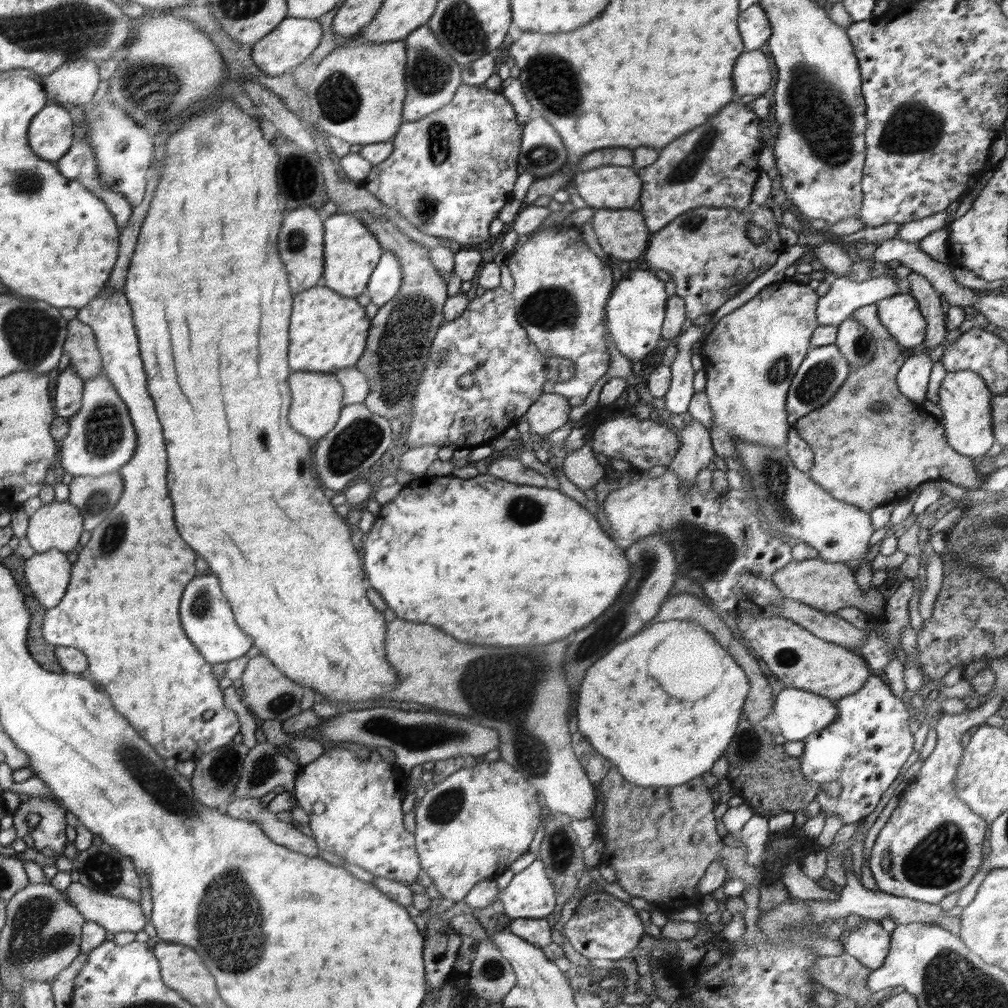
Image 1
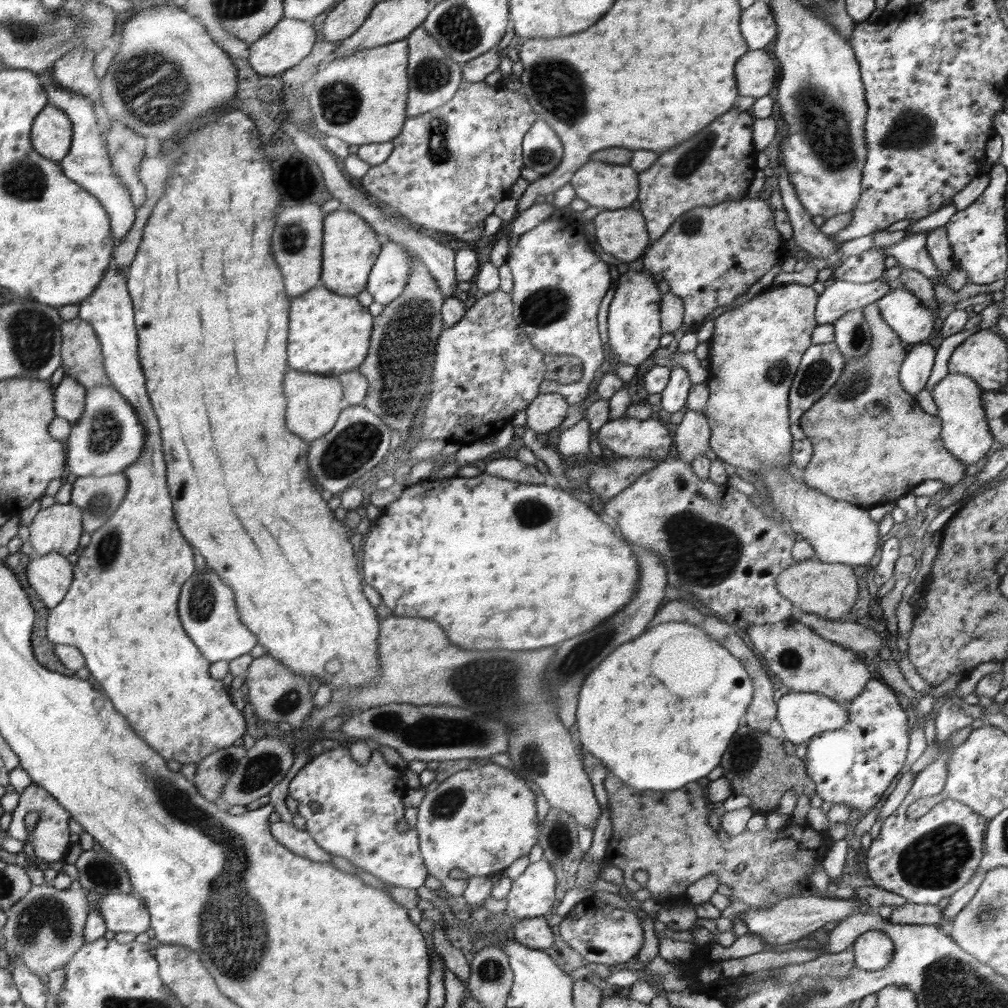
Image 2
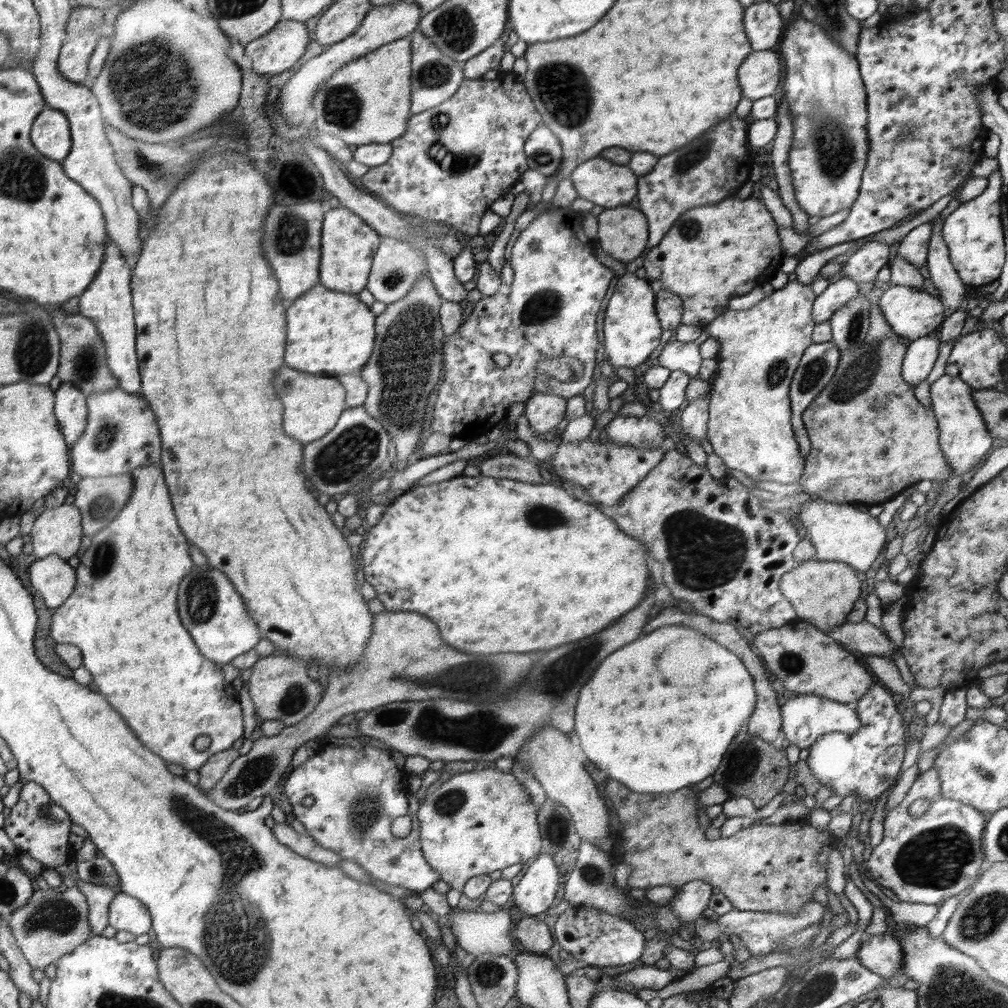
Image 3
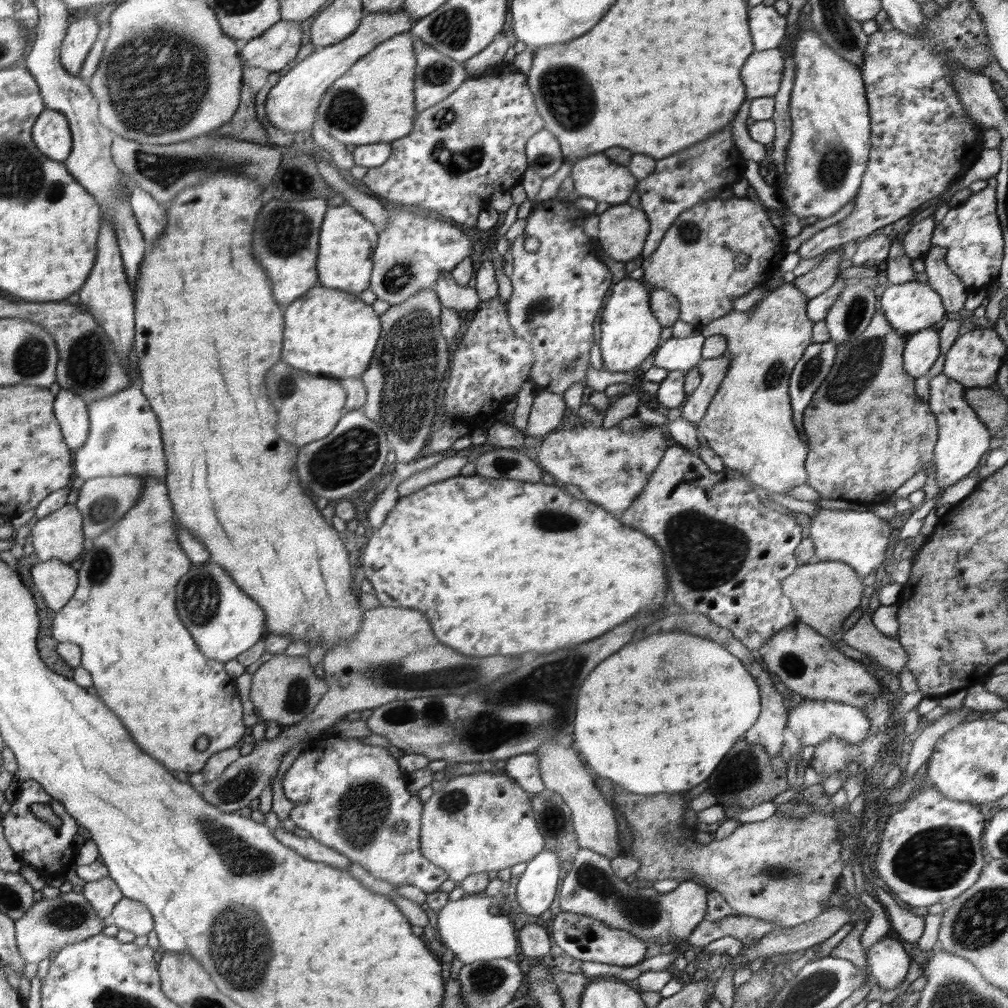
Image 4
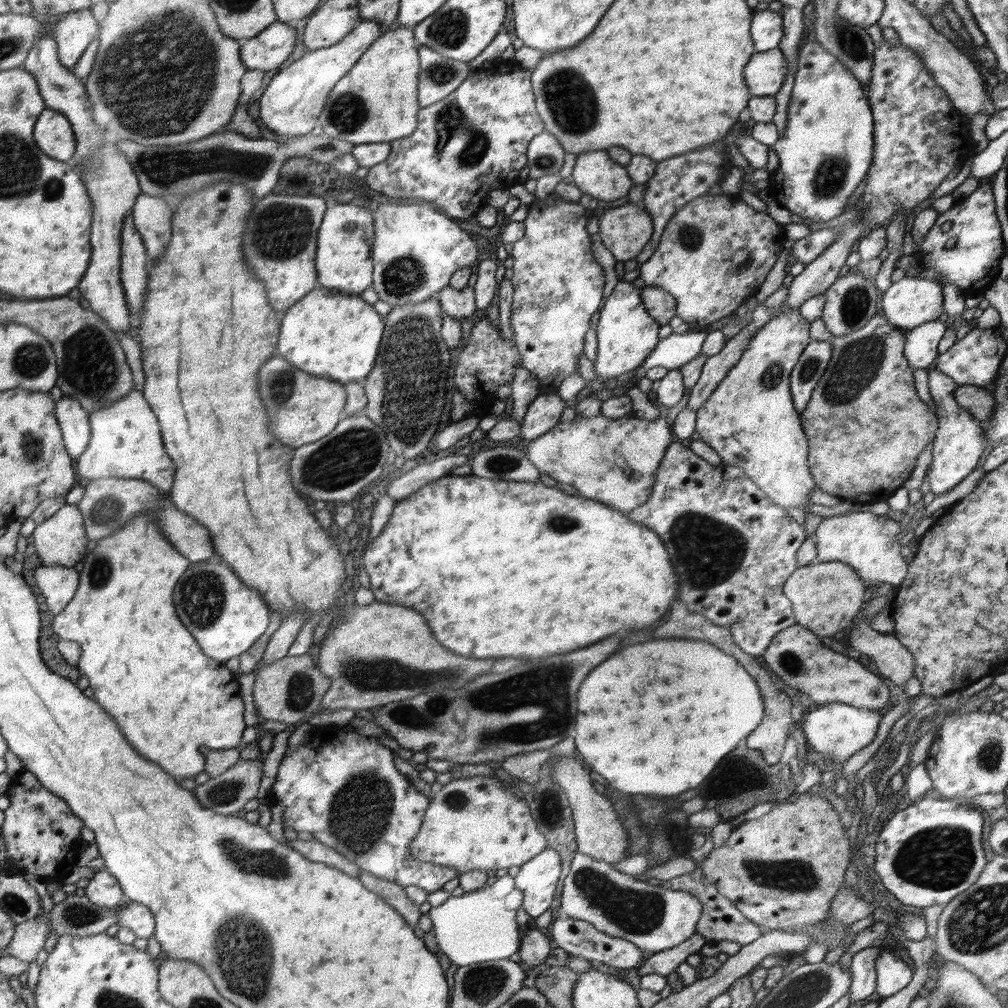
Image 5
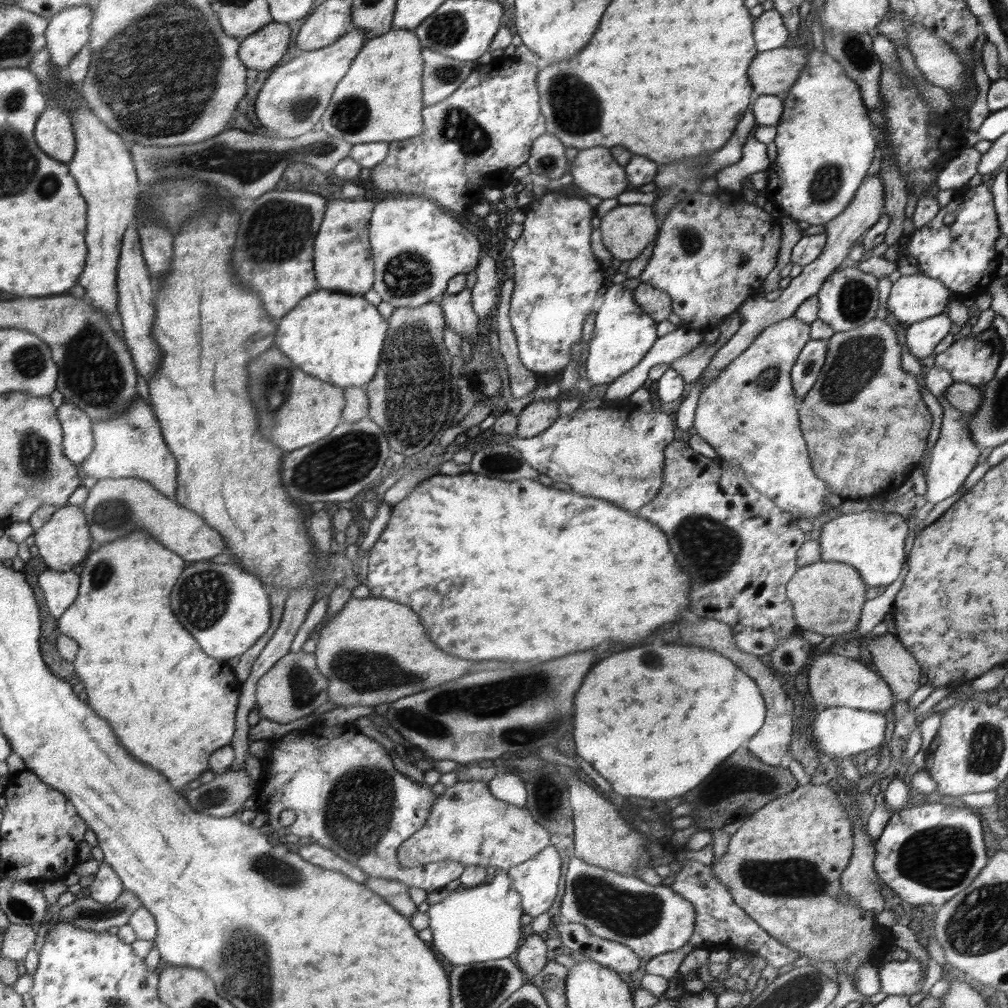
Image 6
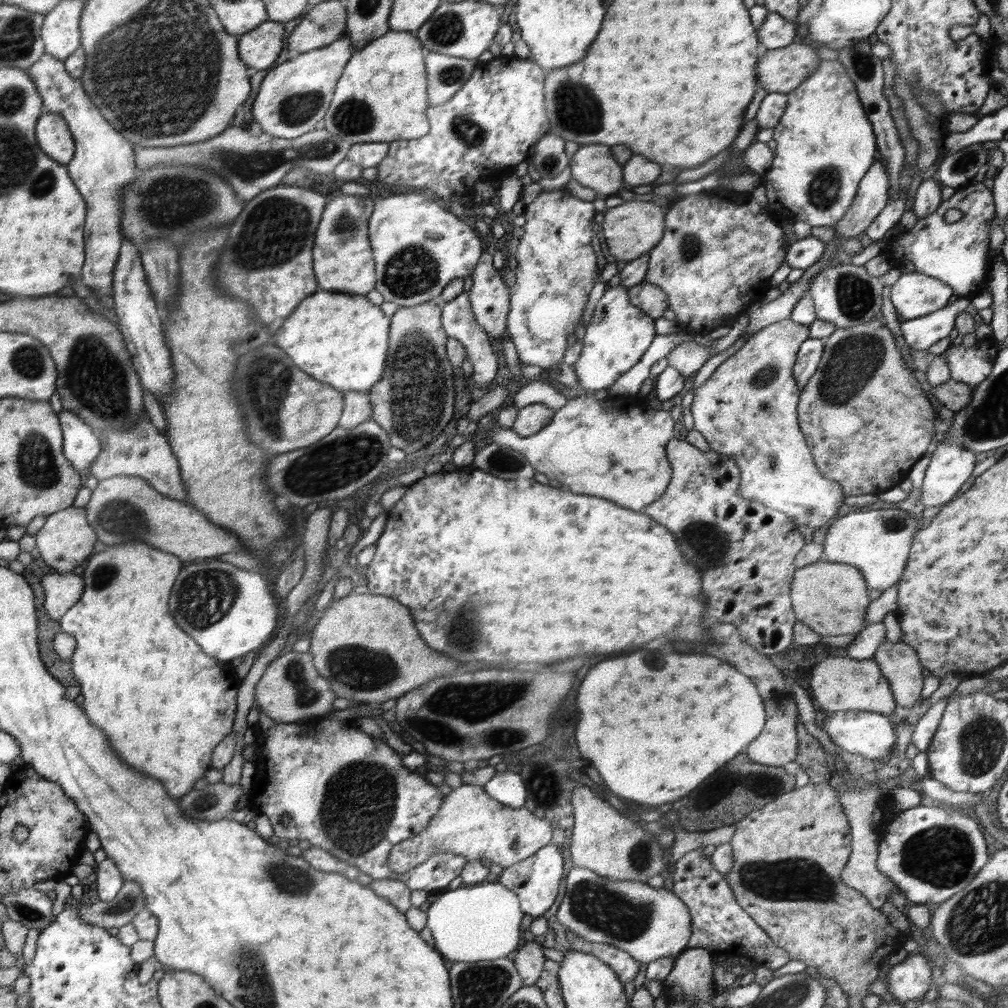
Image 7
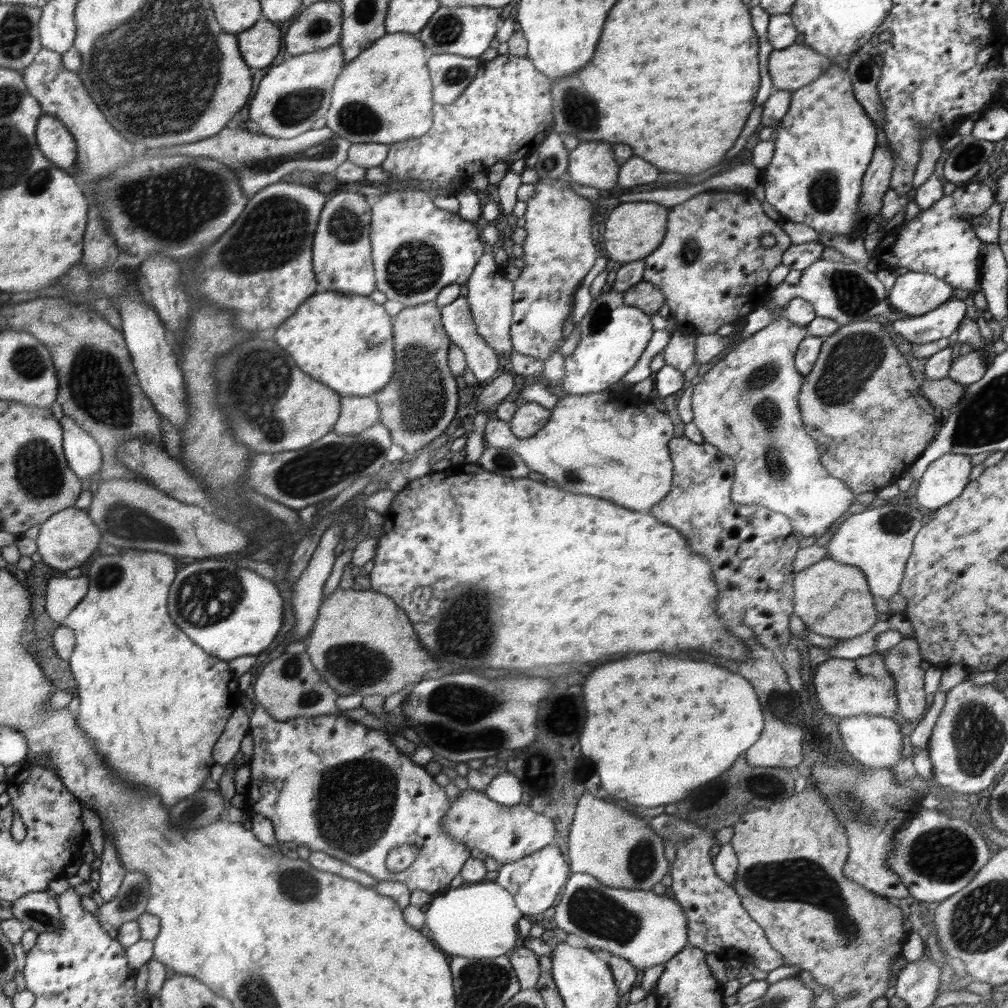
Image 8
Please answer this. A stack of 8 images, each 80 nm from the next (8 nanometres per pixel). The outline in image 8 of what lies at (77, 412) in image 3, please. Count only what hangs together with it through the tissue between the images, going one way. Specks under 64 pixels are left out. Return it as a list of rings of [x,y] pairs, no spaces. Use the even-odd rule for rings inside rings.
[[[64,415],[60,424],[64,428],[64,454],[74,474],[86,478],[98,473],[103,456],[96,439],[69,416]]]

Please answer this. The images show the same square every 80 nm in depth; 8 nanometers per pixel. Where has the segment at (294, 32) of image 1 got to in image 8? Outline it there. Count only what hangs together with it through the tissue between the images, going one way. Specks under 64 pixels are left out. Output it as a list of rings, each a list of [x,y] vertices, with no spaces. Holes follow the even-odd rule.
[[[266,18],[258,21],[252,28],[238,34],[241,54],[254,68],[270,66],[280,52],[280,28]]]

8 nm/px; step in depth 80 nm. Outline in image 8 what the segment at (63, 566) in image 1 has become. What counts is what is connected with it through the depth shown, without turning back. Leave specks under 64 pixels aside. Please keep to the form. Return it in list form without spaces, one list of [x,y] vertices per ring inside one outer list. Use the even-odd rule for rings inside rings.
[[[85,573],[70,578],[66,574],[51,578],[45,594],[45,609],[53,621],[60,624],[77,608],[89,592],[89,578]]]

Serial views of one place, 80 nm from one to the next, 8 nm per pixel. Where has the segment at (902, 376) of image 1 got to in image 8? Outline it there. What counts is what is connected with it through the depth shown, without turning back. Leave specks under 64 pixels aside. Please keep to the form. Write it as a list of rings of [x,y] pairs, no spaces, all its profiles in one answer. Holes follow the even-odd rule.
[[[953,297],[927,314],[900,317],[899,320],[892,321],[892,328],[894,332],[915,344],[948,338],[966,318],[967,307],[964,301]]]

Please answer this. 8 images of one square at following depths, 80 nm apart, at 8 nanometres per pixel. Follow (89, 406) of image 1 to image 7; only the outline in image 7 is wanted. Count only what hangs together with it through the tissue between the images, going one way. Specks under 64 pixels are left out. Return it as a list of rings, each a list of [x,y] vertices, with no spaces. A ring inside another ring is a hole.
[[[148,417],[138,419],[137,423],[125,431],[108,431],[101,453],[90,465],[89,472],[99,481],[114,476],[134,475],[146,479],[154,490],[178,501],[185,500],[185,485],[181,481],[180,460],[172,451],[168,438],[152,425]]]

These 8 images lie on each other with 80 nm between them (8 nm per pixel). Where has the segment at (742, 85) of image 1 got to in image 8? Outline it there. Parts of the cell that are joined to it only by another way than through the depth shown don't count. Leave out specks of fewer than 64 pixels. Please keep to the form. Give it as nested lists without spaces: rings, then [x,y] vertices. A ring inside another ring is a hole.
[[[795,43],[786,49],[772,51],[767,71],[774,90],[795,91],[815,81],[832,64],[825,54]]]

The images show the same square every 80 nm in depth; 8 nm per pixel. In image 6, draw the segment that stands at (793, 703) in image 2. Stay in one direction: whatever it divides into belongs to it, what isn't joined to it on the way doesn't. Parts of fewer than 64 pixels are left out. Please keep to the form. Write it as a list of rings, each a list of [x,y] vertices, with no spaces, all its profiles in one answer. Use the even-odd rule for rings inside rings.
[[[837,706],[826,707],[818,713],[810,728],[812,739],[822,754],[841,760],[880,748],[884,744],[886,724],[884,713]]]

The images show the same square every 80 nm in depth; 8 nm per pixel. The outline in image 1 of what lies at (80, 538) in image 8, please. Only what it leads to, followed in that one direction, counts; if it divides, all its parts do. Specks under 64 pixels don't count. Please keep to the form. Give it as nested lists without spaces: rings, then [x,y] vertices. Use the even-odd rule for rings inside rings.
[[[54,500],[30,516],[26,540],[36,553],[50,549],[71,552],[82,534],[83,517],[72,503]]]

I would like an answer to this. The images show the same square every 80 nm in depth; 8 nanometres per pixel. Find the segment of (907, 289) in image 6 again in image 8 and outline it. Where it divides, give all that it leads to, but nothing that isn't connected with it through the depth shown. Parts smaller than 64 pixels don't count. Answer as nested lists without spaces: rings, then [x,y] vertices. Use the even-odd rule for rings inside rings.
[[[908,271],[898,276],[887,300],[901,317],[921,316],[954,297],[954,288],[932,274]]]

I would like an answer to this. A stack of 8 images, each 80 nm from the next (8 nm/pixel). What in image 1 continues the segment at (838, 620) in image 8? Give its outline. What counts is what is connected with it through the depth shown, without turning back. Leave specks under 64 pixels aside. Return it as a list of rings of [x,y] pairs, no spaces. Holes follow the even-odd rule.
[[[819,556],[803,561],[790,561],[774,572],[773,581],[782,596],[803,602],[812,608],[836,614],[840,608],[855,606],[870,618],[878,618],[885,612],[887,600],[877,588],[868,589],[867,592],[861,590],[854,573],[846,563],[825,561]]]

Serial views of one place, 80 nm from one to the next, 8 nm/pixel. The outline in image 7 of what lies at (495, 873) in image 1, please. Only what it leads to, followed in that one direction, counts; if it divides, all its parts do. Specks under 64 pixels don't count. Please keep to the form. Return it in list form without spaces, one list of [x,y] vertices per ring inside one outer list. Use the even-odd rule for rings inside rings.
[[[464,783],[445,796],[421,833],[394,846],[389,867],[402,874],[422,865],[435,852],[451,852],[464,856],[466,862],[490,862],[506,869],[550,844],[552,835],[553,828],[547,820],[536,818],[525,807],[512,808],[500,804],[484,792],[483,786]]]

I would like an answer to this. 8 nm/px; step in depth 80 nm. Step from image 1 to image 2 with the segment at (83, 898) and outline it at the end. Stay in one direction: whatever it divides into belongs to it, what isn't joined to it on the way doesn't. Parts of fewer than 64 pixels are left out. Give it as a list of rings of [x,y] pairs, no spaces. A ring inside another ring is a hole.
[[[106,894],[97,902],[105,925],[117,932],[146,933],[152,925],[149,909],[136,894]]]

